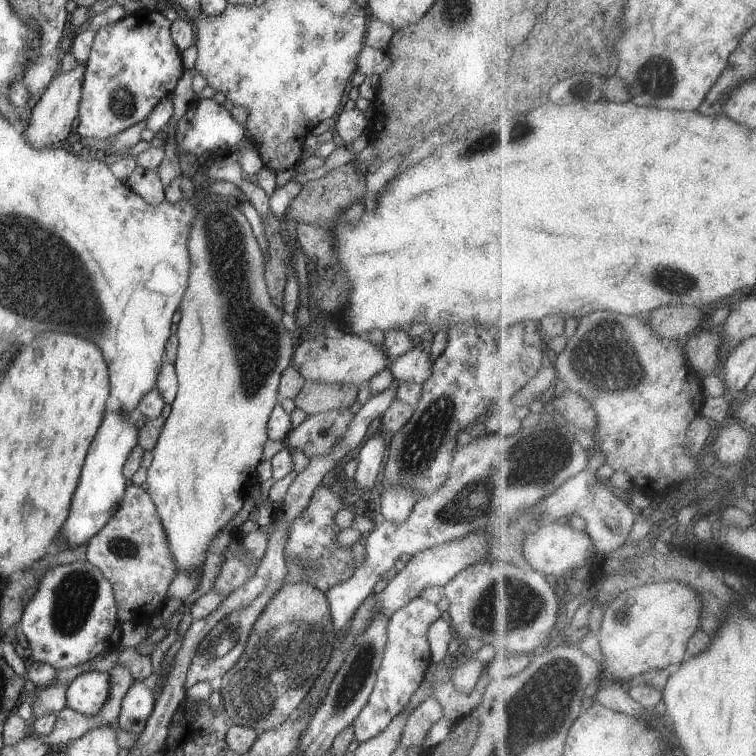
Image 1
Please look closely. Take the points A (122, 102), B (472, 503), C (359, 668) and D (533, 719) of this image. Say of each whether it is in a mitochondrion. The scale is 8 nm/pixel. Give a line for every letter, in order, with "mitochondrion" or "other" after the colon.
A: mitochondrion
B: mitochondrion
C: mitochondrion
D: mitochondrion

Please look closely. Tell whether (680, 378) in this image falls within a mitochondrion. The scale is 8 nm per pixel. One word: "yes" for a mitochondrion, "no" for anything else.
no

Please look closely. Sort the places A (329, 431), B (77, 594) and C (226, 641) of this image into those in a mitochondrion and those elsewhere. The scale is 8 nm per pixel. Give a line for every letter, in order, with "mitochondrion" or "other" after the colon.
A: mitochondrion
B: mitochondrion
C: mitochondrion

